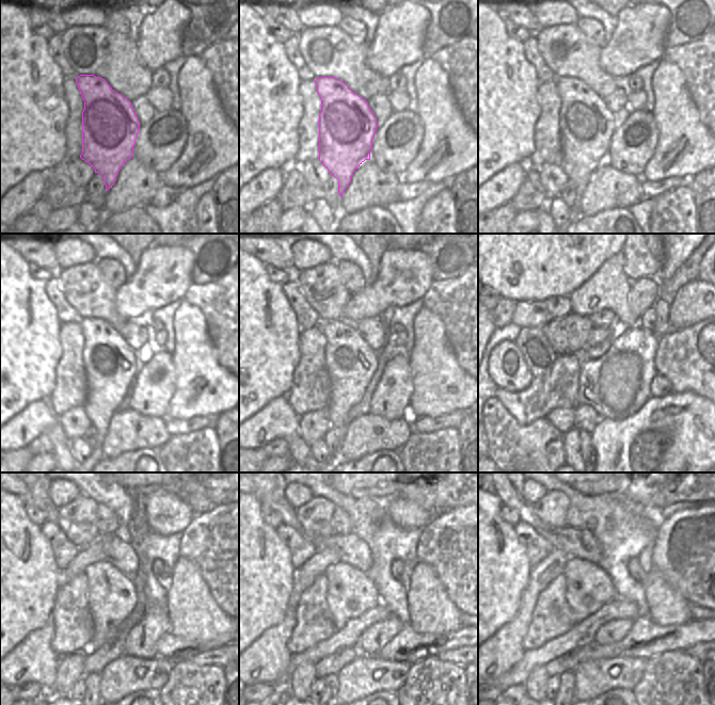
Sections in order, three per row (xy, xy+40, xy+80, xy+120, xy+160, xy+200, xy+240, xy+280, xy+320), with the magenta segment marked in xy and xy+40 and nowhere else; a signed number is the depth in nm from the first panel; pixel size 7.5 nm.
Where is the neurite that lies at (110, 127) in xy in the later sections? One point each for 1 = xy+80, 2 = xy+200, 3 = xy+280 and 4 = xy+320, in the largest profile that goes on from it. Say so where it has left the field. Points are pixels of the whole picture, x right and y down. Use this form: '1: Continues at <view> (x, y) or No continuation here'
1: Continues at xy+80 (586, 124)
2: Continues at xy+200 (590, 357)
3: Continues at xy+280 (350, 592)
4: Continues at xy+320 (589, 588).

